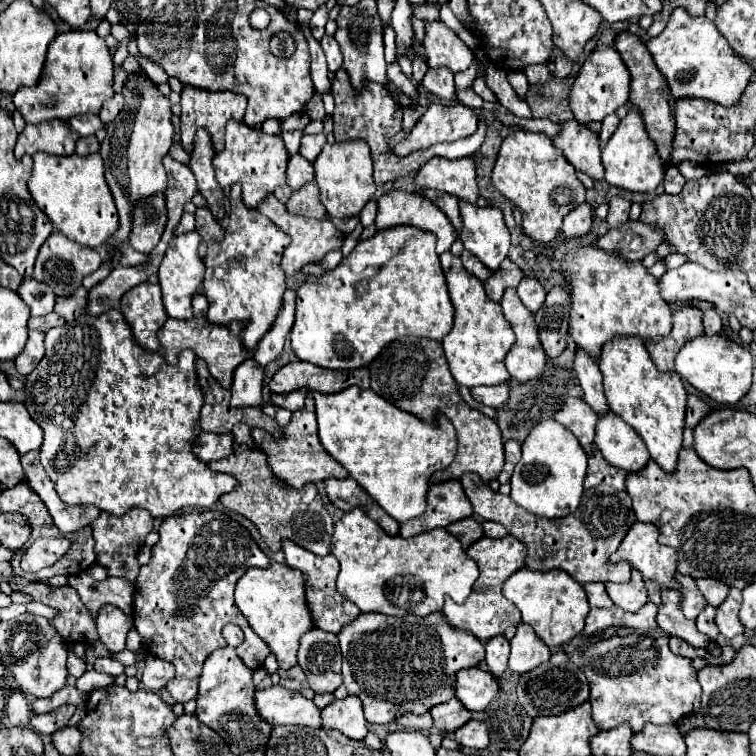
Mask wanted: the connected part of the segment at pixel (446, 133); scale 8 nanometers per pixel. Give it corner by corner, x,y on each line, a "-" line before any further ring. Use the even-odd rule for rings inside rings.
434,102
416,122
408,136
394,146
398,156
408,156
414,150
426,150
438,142
454,142
476,132
478,116
472,108
450,102

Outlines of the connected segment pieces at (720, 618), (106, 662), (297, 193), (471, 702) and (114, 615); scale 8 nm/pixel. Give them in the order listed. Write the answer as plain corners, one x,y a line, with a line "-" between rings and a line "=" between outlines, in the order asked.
730,588
726,600
716,608
716,626
720,630
720,634
724,634
726,638
734,638
738,634
744,632
740,620
738,620
738,610
742,604
742,592
738,588
=
98,658
94,662
94,670
96,672
106,672
106,674
112,674
112,676
120,676
124,674
124,666
112,658
=
310,182
302,186
300,190
294,190
292,196
286,202
286,210
298,216
312,216
312,218
324,218
326,208
320,202
320,194
316,188
316,182
=
466,668
456,672
456,698
470,712
484,710
490,700
498,694
498,684
494,676
480,668
=
116,606
102,608
96,624
98,624
100,642
110,652
122,652
126,648
126,636
132,628
132,618
126,616
120,608
116,608

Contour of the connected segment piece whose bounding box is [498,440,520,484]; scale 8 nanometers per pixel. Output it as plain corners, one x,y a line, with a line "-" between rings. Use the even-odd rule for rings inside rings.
516,440
504,442
504,454
506,454
506,462
504,462
504,468
498,476
500,484
506,484
510,480
510,474
512,474
516,462
520,460
520,442
516,442

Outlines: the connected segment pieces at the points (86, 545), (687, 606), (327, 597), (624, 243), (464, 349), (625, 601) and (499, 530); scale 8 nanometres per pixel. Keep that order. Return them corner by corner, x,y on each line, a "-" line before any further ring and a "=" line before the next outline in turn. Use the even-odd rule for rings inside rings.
84,528
80,532
72,532
66,534
66,538
72,542
70,550
50,568
44,568
36,574
28,574
24,572
22,578
26,580
34,580
34,582
46,582
50,576
62,574
62,576
72,576
72,574
80,574
86,572
94,562
96,562
96,554
94,554
94,540
92,540
92,530
=
676,574
676,580
680,582
680,608
684,612
686,618
694,620
706,606
706,600
700,596
700,590
696,588
696,582
690,578
690,576
682,576
682,574
=
286,540
282,544
282,550
286,554
286,564
290,568
296,568
304,574
304,582
306,582
306,604
308,610
312,614
312,622
314,628
320,628
324,632
332,632
338,634
346,624
350,624
352,620
358,618
360,608
356,608
356,604
352,604
350,600
344,600
338,592
336,592
336,572
338,572
338,560
328,554
328,556
316,556
300,546
296,546
294,542
=
628,220
620,228
608,230
604,236
594,240
596,248
612,252
624,258
626,262
640,262
644,256
654,252
658,244
662,244
660,232
640,224
640,220
=
444,252
440,260
448,282
450,300
454,304
454,328
442,340
444,354
454,380
468,388
498,386
510,382
508,370
504,366
504,358
514,344
514,332
510,324
504,320
500,304
488,300
484,292
484,284
464,270
460,258
452,256
450,252
=
632,568
630,582
626,582
626,584
606,584
606,592
612,598
614,606
618,606
626,612
636,612
636,610
642,608
644,602
648,602
642,576
640,576
640,572
636,572
636,568
=
482,522
482,530
484,530
484,536
488,538
504,538
508,534
506,528
498,522

